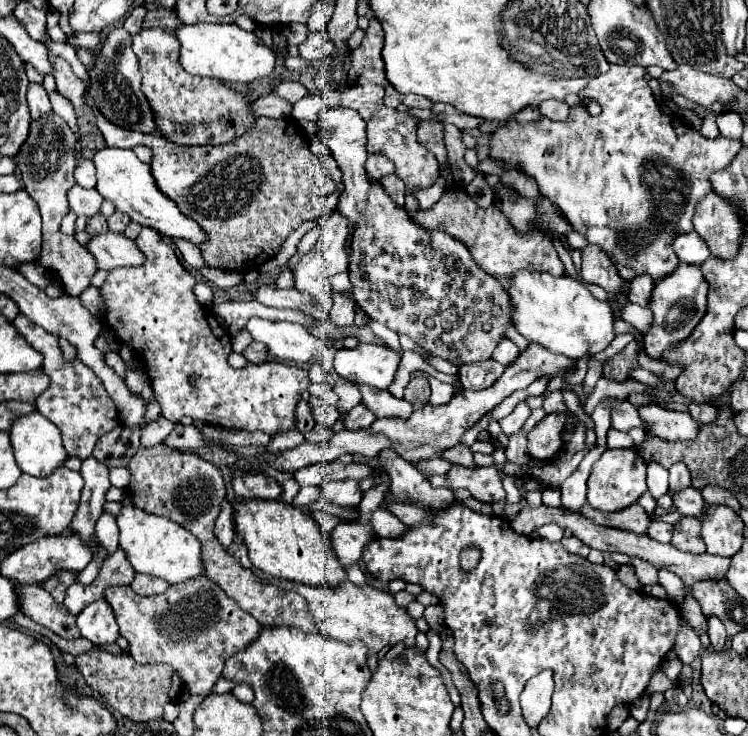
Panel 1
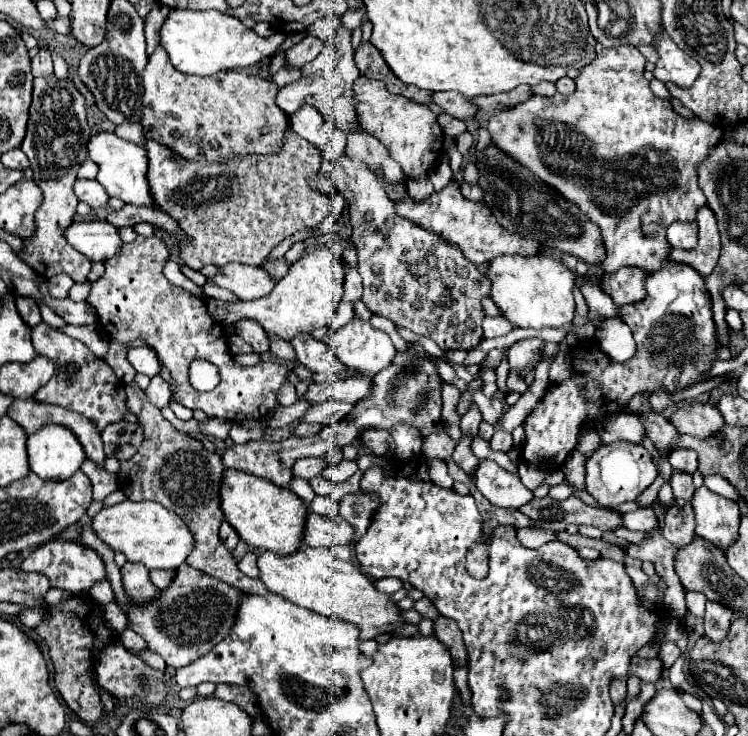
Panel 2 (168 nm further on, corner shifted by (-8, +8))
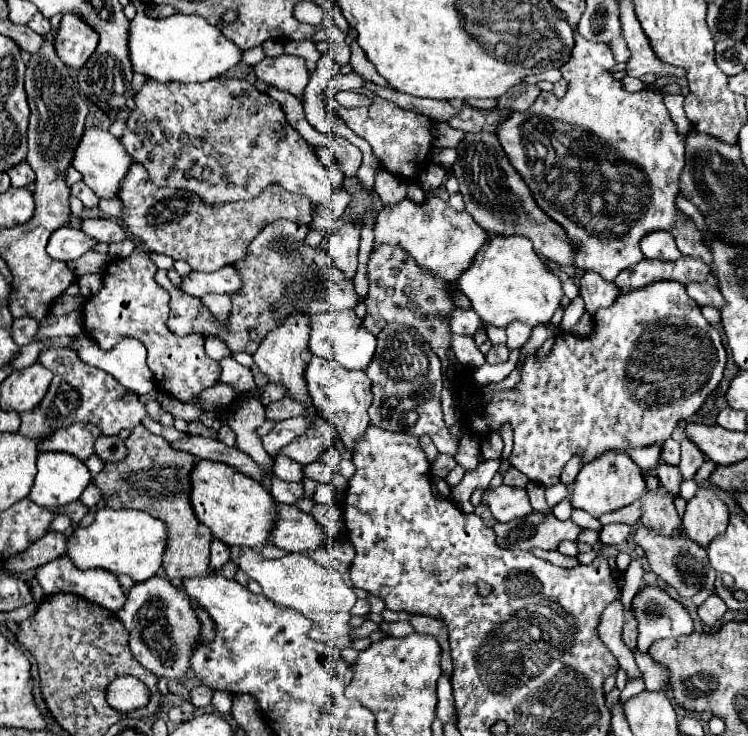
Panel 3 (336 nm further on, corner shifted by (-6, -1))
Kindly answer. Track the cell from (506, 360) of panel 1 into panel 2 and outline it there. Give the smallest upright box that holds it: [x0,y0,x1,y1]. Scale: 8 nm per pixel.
[481,317,513,339]

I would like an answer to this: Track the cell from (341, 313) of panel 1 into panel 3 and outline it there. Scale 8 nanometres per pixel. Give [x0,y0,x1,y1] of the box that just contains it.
[323,228,359,276]

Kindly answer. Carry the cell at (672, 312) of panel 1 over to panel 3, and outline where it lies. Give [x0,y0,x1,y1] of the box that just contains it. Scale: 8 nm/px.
[458,282,727,486]

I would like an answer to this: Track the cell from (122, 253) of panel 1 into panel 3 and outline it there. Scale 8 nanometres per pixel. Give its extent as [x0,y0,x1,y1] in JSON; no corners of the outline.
[47,226,97,262]

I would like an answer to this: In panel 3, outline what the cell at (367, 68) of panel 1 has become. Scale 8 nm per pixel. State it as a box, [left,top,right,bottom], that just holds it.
[365,82,455,122]

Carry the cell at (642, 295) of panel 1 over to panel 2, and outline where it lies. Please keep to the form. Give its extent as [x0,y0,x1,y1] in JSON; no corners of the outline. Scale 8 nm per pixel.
[601,269,645,305]

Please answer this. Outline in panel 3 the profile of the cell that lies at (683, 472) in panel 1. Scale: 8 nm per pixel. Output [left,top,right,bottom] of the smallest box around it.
[679,440,705,478]

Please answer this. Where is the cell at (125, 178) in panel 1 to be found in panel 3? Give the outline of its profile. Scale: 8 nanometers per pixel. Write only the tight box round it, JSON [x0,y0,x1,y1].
[73,128,133,198]

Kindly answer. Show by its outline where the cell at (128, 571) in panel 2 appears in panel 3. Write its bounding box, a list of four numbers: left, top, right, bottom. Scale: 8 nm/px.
[115,576,199,678]

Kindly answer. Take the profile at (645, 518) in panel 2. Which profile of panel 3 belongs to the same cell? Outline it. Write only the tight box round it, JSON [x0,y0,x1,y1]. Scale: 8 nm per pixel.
[599,524,631,546]

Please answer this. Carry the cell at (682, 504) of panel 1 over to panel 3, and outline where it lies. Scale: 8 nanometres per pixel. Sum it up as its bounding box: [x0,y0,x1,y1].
[657,464,681,496]

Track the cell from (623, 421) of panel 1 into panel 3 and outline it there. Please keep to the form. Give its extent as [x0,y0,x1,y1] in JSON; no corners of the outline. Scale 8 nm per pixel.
[659,438,679,466]

